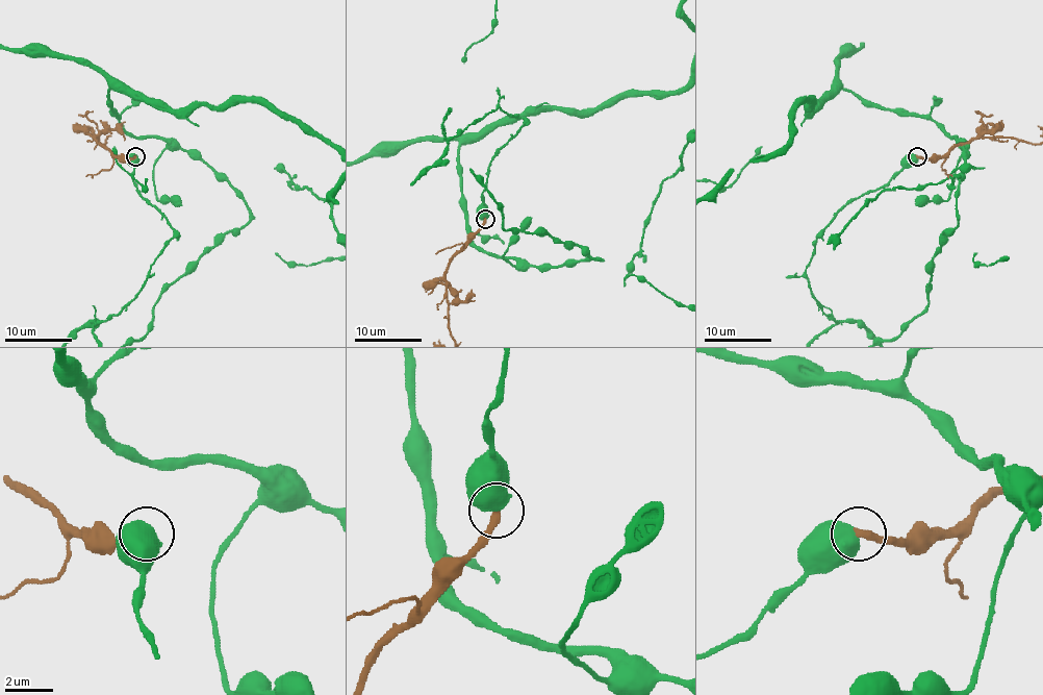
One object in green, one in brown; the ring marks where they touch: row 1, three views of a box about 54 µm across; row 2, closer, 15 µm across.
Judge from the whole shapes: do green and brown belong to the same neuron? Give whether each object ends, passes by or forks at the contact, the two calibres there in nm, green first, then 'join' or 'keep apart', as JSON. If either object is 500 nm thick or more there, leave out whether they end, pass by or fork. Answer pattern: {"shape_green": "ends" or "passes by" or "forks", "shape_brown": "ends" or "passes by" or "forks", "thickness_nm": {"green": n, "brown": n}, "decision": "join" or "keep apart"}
{"thickness_nm": {"green": 750, "brown": 320}, "decision": "keep apart"}

